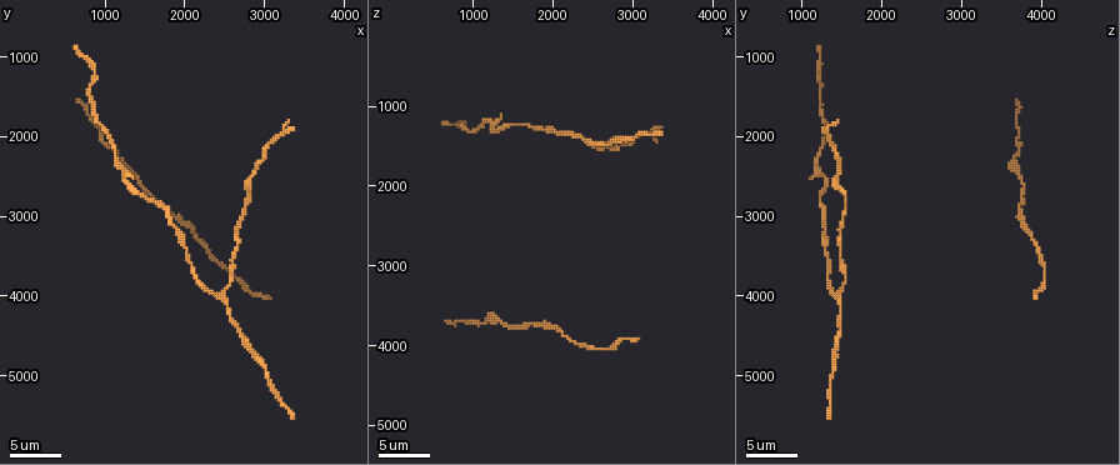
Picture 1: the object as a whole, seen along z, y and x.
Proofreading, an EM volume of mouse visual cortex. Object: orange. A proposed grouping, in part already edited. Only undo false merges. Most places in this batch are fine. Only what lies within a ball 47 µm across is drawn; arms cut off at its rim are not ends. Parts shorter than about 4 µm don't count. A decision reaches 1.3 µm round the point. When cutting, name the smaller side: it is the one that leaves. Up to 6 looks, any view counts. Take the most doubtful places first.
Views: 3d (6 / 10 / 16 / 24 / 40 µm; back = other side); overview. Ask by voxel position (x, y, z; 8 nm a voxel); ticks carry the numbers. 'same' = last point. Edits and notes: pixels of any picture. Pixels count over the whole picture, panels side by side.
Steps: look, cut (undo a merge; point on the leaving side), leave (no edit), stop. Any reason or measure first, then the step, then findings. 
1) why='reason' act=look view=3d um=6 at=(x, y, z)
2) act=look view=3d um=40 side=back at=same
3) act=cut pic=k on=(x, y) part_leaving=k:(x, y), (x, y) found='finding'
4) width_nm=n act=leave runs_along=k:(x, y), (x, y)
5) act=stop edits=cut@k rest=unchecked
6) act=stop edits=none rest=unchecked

why='three-way junction' act=look view=3d um=10 at=(2500, 3950, 1500)

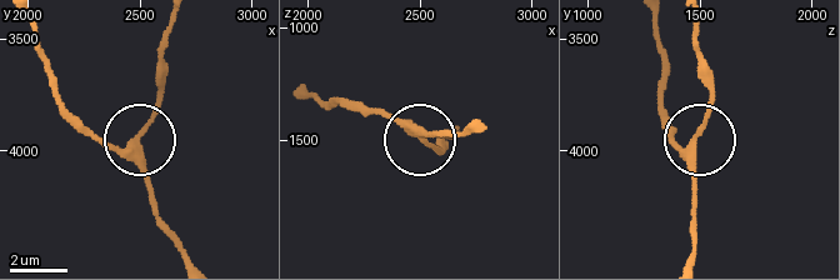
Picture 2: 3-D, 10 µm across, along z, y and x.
act=look view=3d um=10 side=back at=(2490, 3990, 1460)

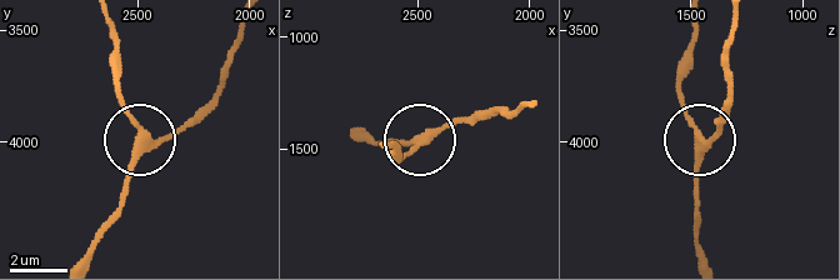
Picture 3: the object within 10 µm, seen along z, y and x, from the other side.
arms=3 act=leave runs_along=3:(244, 20), (223, 85), (186, 120), (139, 145), (123, 204) found='one neuron here'

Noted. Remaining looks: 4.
act=look view=3d um=6 at=(2700, 4450, 1450)

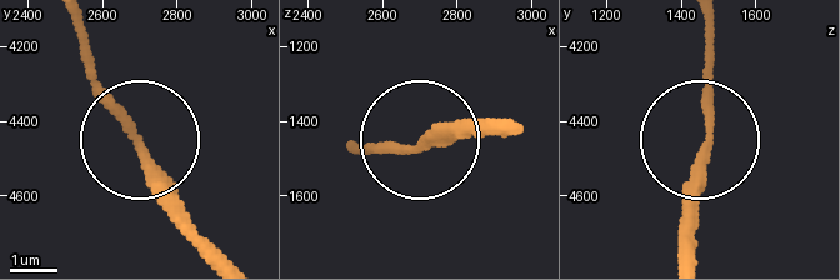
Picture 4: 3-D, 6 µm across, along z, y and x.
why='other side' act=look view=3d um=6 side=back at=(2720, 4490, 1460)

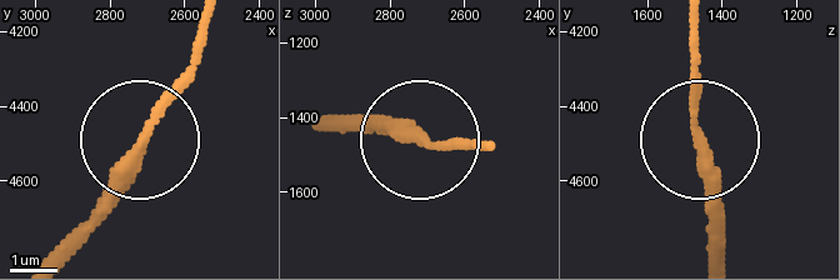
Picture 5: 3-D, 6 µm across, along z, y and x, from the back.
act=leave found='one neuron here'

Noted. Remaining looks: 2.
act=look view=3d um=10 at=(1200, 2350, 3700)

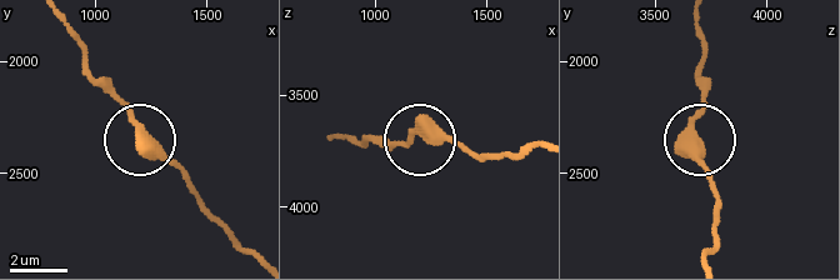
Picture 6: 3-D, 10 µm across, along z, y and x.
side_arm_um=9 act=leave found='all the same neuron'

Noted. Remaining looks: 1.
act=stop edits=none rest=unchecked

